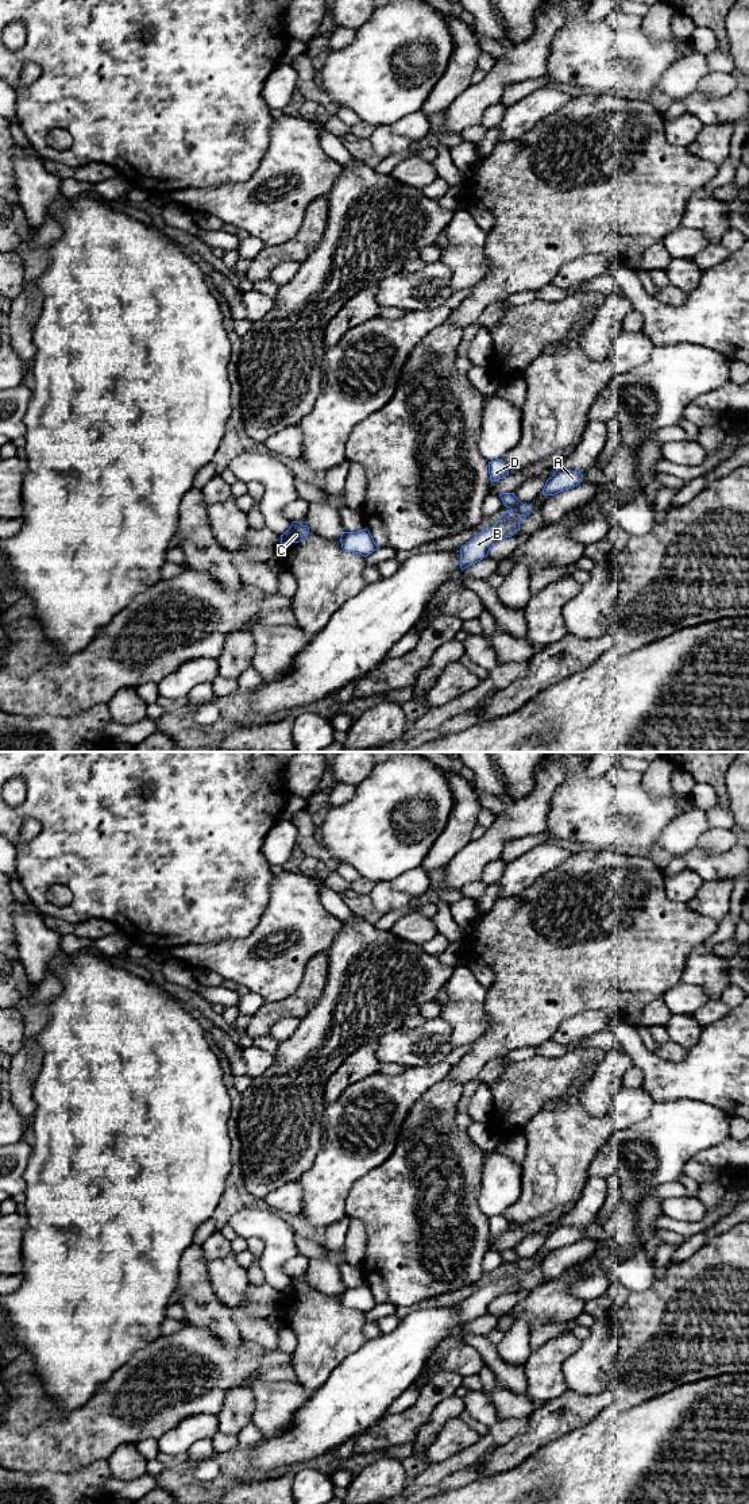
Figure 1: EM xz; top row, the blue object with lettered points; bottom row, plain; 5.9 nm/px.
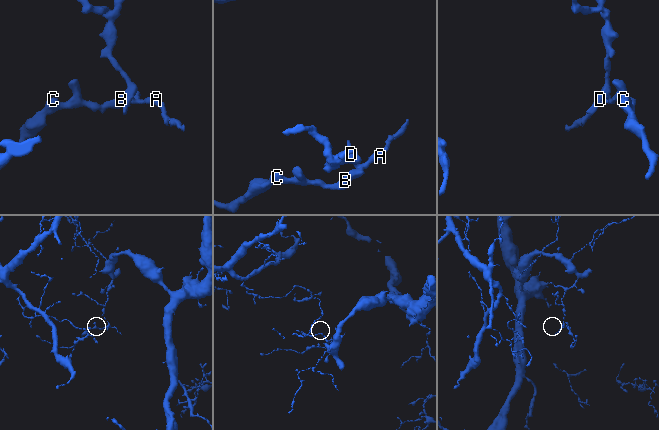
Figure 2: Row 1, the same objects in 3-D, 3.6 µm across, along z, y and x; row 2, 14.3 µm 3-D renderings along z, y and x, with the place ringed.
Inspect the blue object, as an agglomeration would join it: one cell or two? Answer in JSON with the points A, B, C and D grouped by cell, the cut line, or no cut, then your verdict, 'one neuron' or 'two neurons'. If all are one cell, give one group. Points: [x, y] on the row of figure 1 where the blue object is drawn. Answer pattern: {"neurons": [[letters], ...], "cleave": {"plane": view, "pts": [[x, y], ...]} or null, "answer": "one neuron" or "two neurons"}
{"neurons": [["A", "B", "C", "D"]], "cleave": null, "answer": "one neuron"}

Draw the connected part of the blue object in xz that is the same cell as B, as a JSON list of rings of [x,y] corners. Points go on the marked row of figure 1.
[[[514,493],[499,494],[505,506],[510,508],[510,512],[502,513],[498,522],[478,533],[474,539],[467,541],[460,548],[460,568],[464,570],[489,555],[491,547],[505,537],[511,537],[520,531],[520,522],[528,516],[532,506],[522,504]]]

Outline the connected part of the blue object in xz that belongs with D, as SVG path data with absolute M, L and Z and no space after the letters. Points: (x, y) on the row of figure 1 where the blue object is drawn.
M502 459L489 462L490 481L497 482L509 475L510 466Z

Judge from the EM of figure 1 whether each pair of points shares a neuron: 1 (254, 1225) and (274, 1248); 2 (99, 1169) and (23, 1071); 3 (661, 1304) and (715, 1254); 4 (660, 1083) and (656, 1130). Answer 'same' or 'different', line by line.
1: same
2: different
3: same
4: different

